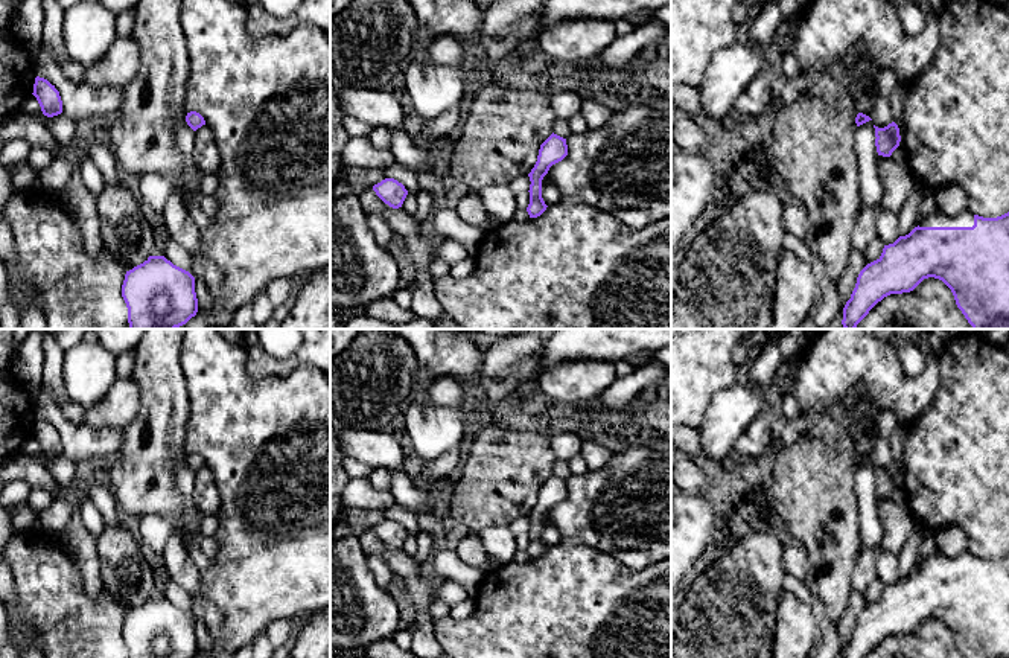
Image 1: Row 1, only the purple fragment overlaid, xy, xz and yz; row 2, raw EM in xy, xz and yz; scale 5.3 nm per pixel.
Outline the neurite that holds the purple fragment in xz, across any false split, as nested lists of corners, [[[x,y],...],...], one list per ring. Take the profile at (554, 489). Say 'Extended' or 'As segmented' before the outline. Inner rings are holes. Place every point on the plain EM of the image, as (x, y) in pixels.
As segmented. [[[551,475],[539,490],[537,503],[530,518],[530,545],[527,548],[527,553],[530,559],[537,559],[546,551],[546,545],[542,539],[542,521],[548,515],[549,509],[559,503],[562,503],[568,497],[568,486],[566,480]]]

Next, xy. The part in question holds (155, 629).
As segmented. [[[149,597],[126,612],[122,638],[128,658],[195,658],[195,618],[164,597]]]

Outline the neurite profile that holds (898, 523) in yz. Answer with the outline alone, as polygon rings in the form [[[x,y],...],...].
[[[877,497],[875,504],[883,525],[881,548],[899,556],[918,522],[906,501],[895,503],[892,498]]]

